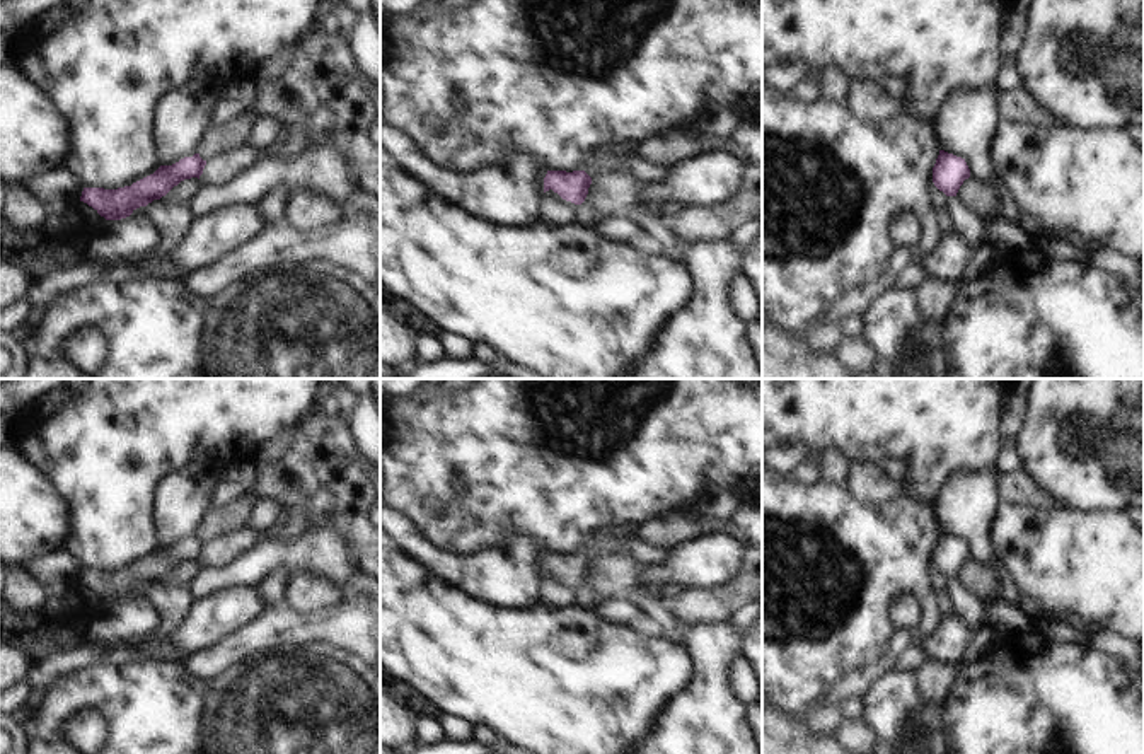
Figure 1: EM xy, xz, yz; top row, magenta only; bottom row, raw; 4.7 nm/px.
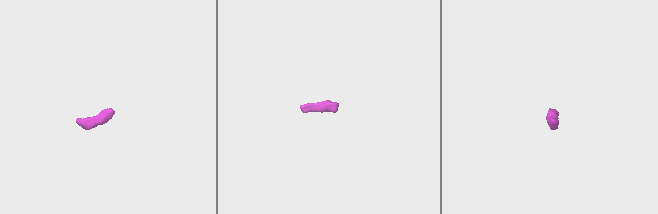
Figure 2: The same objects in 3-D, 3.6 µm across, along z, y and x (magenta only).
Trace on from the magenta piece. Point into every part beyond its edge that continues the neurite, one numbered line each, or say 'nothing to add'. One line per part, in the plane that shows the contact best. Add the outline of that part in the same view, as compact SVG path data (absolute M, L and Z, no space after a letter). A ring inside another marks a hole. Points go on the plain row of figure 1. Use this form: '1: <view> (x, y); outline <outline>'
1: xz (597, 546); outline M593 536L588 541L585 554L590 560L597 560L607 553L617 553L626 544L627 539L629 537L622 537L622 536L607 536L607 537Z

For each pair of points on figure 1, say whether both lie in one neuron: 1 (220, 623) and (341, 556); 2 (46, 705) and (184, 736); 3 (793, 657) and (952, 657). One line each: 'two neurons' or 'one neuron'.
1: two neurons
2: one neuron
3: two neurons

